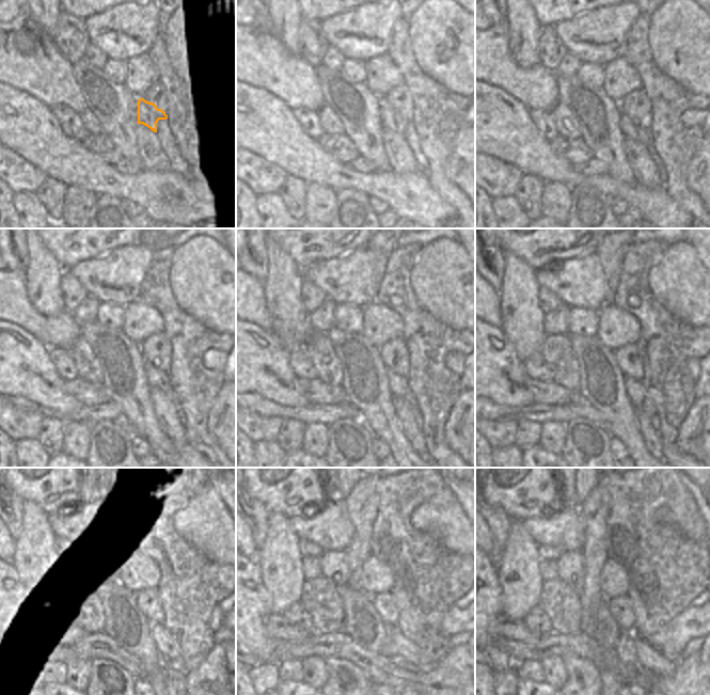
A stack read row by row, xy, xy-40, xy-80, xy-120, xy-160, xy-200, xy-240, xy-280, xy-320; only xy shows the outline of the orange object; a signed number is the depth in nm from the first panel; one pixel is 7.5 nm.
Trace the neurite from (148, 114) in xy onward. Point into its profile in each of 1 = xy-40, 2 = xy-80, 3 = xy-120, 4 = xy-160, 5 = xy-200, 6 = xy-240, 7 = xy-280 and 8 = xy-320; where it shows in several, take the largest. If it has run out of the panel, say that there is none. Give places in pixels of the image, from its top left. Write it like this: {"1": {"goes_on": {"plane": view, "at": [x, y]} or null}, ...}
{"1": {"goes_on": {"plane": "xy-40", "at": [391, 121]}}, "2": {"goes_on": {"plane": "xy-80", "at": [630, 129]}}, "3": {"goes_on": {"plane": "xy-120", "at": [157, 378]}}, "4": {"goes_on": {"plane": "xy-160", "at": [398, 387]}}, "5": {"goes_on": {"plane": "xy-200", "at": [635, 390]}}, "6": {"goes_on": {"plane": "xy-240", "at": [168, 649]}}, "7": {"goes_on": {"plane": "xy-280", "at": [406, 650]}}, "8": {"goes_on": {"plane": "xy-320", "at": [651, 660]}}}

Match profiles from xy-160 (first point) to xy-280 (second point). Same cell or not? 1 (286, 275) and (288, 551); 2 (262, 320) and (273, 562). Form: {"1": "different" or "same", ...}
{"1": "same", "2": "different"}

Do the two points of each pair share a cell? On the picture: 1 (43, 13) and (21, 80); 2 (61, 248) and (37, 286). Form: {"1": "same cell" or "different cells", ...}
{"1": "different cells", "2": "different cells"}

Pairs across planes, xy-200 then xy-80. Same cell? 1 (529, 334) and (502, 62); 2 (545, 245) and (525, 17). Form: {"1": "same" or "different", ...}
{"1": "different", "2": "different"}

